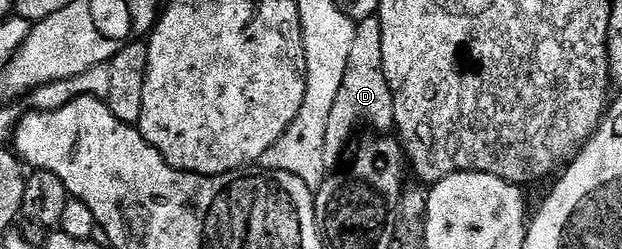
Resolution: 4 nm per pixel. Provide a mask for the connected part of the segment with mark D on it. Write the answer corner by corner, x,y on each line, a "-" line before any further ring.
379,16
368,17
357,24
354,31
354,44
350,46
350,59
346,63
346,75
342,75
342,87
334,99
334,108
330,110
330,120
326,127
326,147
324,148
325,170
332,171
337,168
340,156
344,153
344,144
352,137
352,132
365,121
368,125
380,129
376,131
388,131
395,126
394,119
394,95
390,91
390,83
386,83
386,75
382,71
382,27

